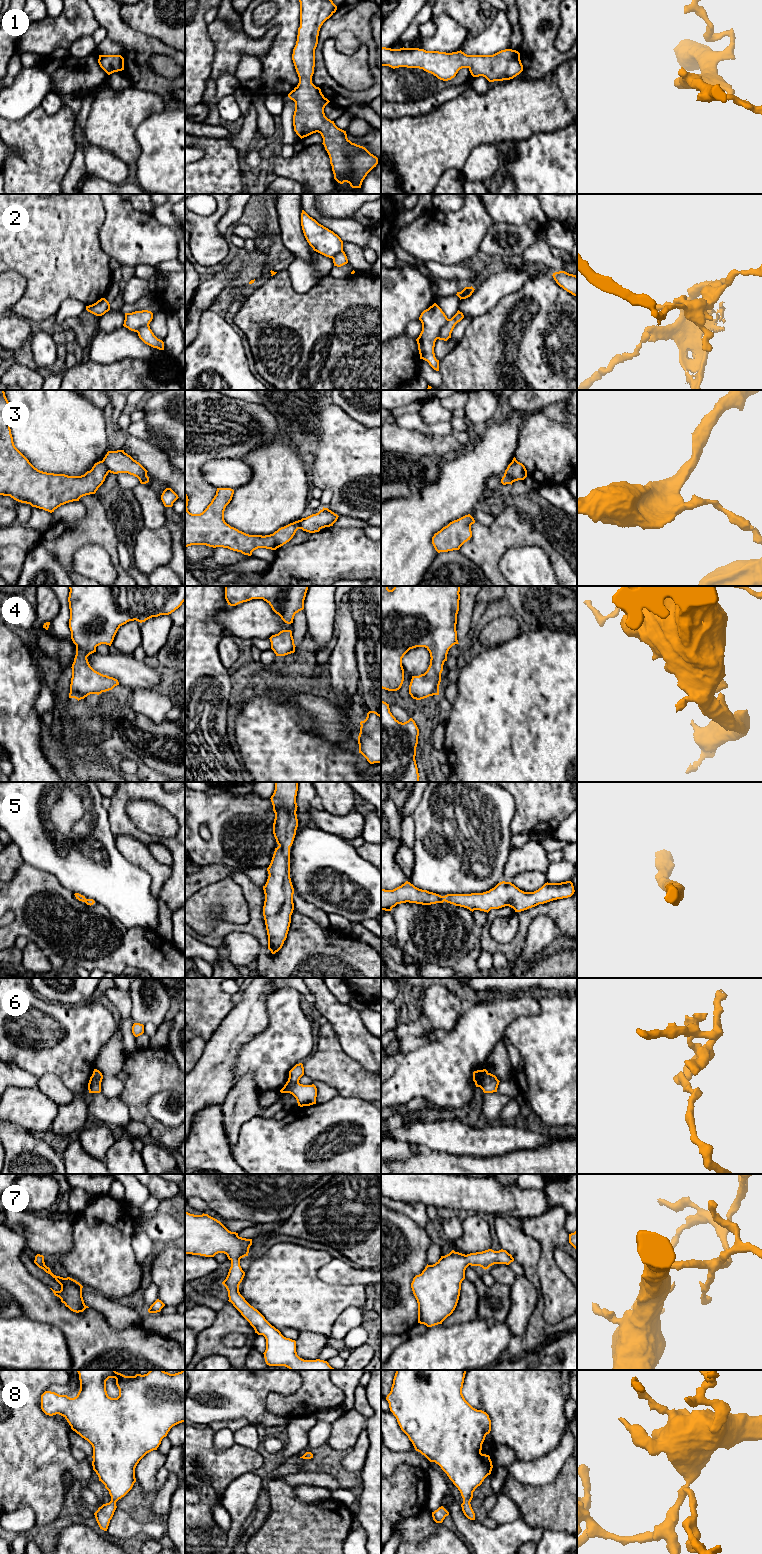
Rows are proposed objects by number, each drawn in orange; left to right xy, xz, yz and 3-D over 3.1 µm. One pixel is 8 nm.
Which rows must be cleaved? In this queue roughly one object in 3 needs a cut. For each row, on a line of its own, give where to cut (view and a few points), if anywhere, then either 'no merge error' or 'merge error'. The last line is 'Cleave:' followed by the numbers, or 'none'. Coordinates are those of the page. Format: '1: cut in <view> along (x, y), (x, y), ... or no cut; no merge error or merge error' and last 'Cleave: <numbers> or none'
1: no cut; no merge error
2: cut in yz along (448, 319), (437, 338); merge error
3: cut in xy along (102, 460), (109, 471); merge error
4: no cut; no merge error
5: no cut; no merge error
6: cut in yz along (488, 1073), (480, 1087); merge error
7: no cut; no merge error
8: no cut; no merge error
Cleave: 2, 3, 6

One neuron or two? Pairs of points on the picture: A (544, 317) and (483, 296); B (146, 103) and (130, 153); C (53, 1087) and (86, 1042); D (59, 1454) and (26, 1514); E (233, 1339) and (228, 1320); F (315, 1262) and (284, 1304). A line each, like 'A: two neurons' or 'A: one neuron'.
A: two neurons
B: one neuron
C: two neurons
D: two neurons
E: two neurons
F: one neuron

